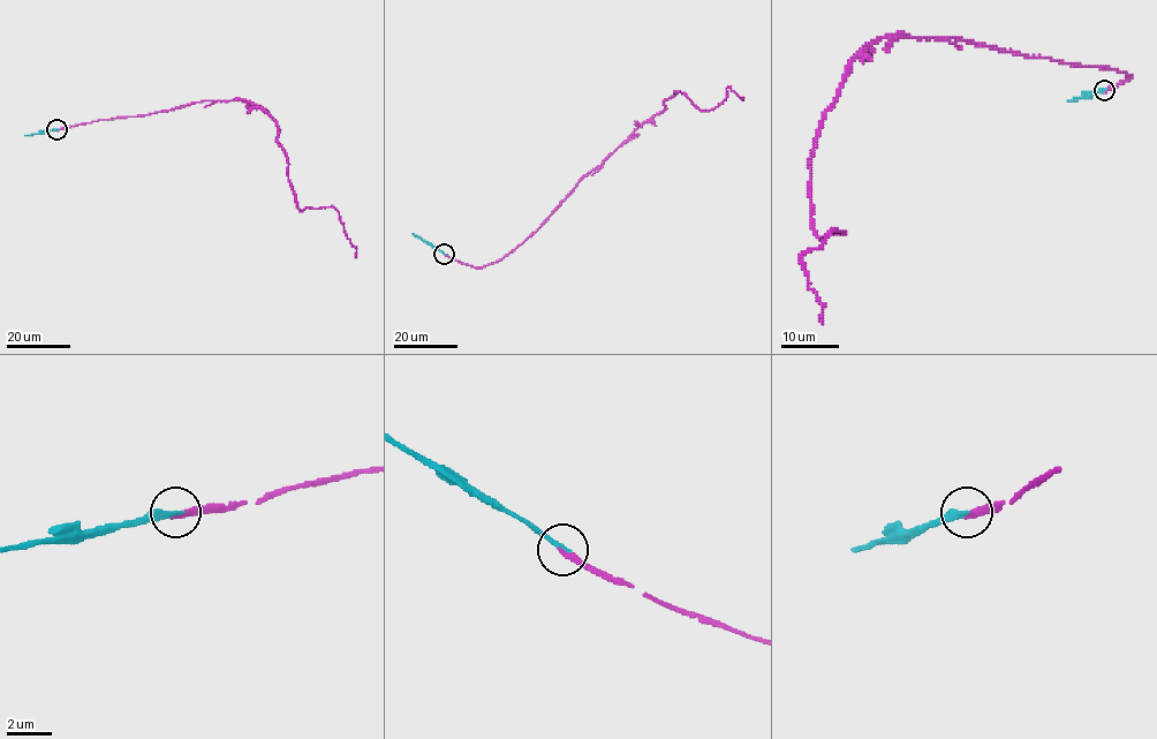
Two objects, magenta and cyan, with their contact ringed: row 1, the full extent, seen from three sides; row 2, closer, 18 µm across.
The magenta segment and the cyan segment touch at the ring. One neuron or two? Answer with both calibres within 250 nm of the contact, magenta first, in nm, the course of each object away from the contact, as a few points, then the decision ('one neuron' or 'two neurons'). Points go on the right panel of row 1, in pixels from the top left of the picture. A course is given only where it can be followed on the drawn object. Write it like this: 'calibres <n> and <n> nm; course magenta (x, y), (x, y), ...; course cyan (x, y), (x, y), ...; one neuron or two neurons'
calibres 240 and 240 nm; course magenta (1105, 90), (1129, 75), (958, 38), (870, 42), (810, 160), (811, 226), (842, 232), (800, 257), (822, 323); course cyan (1105, 90), (1067, 102); one neuron

